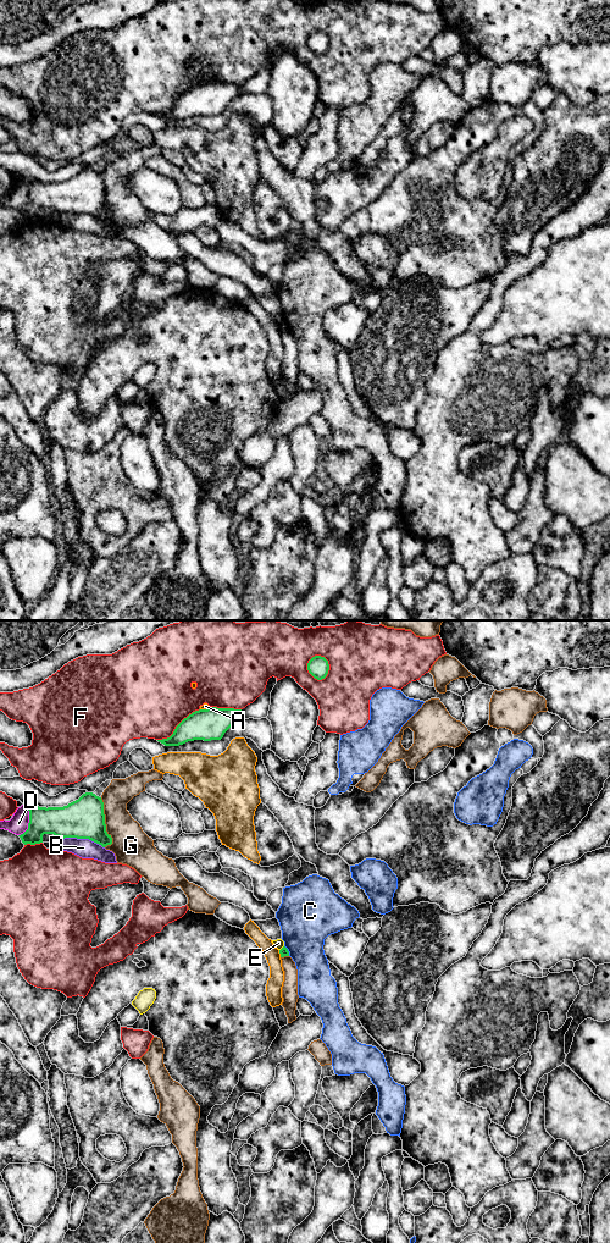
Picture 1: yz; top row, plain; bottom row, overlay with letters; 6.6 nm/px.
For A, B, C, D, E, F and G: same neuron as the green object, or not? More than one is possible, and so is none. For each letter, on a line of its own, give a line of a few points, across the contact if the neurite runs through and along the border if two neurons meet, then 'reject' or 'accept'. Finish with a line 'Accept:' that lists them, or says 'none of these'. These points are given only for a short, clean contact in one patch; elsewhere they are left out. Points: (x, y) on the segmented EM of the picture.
A: reject
B: reject
C: line yz (284, 945), (289, 955); reject
D: reject
E: line yz (283, 945), (279, 950); reject
F: reject
G: reject
Accept: none of these

